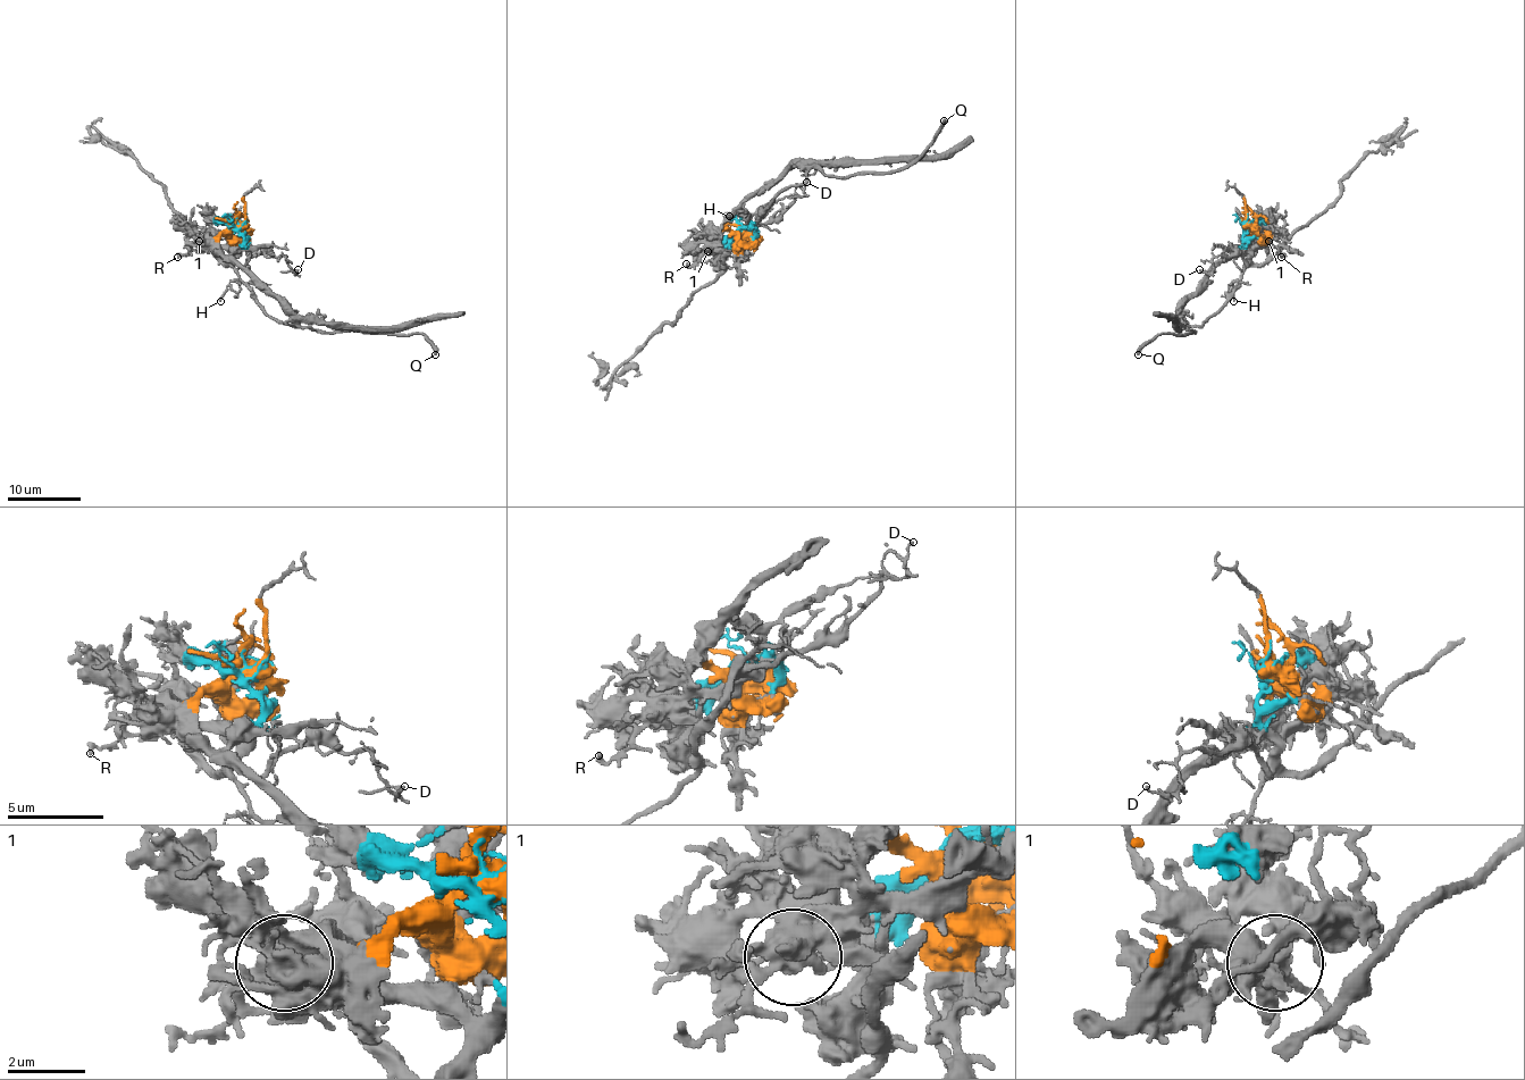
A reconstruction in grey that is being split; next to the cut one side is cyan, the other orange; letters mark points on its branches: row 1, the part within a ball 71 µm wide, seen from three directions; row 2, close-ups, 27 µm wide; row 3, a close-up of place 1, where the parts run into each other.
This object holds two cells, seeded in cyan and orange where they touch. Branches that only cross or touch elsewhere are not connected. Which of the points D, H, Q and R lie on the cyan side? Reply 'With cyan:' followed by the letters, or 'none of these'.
With cyan: D, H, Q

